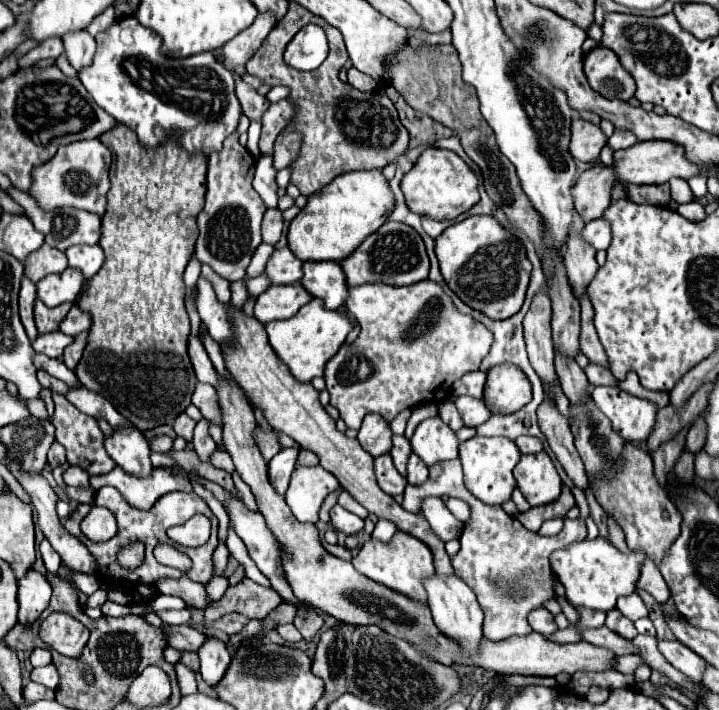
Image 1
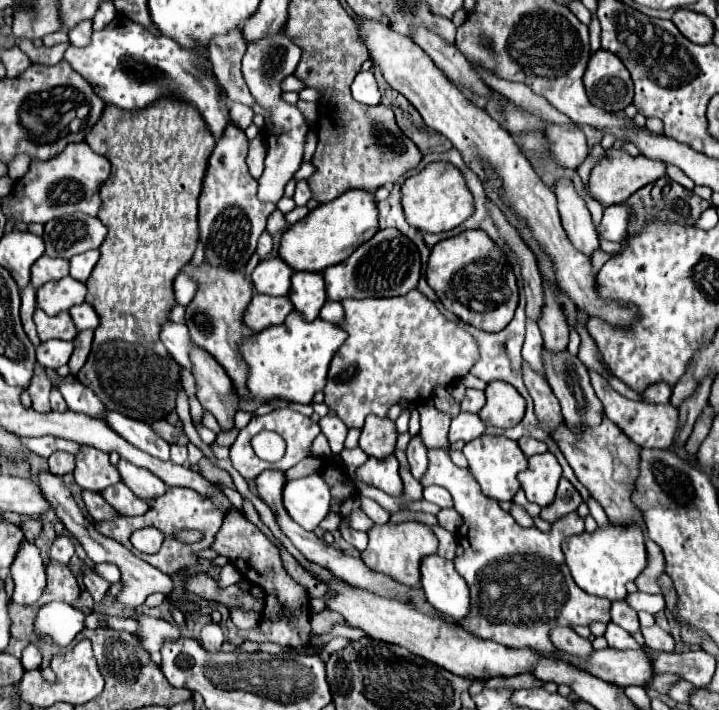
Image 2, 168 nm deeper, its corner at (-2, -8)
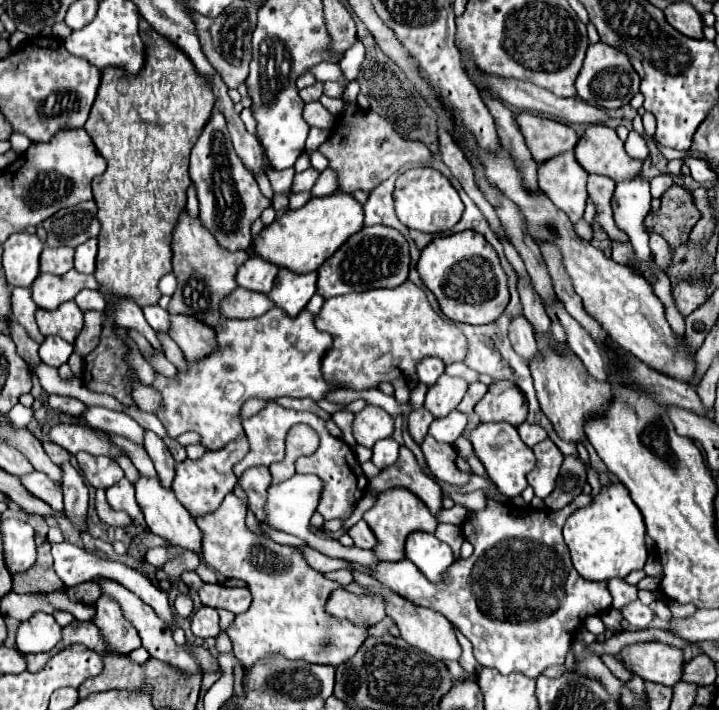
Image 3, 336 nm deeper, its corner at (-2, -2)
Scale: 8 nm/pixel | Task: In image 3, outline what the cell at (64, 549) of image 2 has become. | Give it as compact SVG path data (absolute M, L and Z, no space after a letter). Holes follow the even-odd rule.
M69 461L63 463L61 469L63 469L61 487L63 487L63 495L65 495L65 513L69 515L75 529L79 529L87 519L89 491L85 487L81 473Z

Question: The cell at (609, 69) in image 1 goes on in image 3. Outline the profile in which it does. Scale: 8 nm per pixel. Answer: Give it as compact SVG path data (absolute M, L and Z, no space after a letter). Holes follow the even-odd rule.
M595 43L595 45L589 45L587 49L587 57L583 61L583 67L575 85L577 85L579 99L587 103L595 103L597 107L603 107L603 109L619 109L627 105L631 97L639 91L639 75L623 51L609 47L605 43Z

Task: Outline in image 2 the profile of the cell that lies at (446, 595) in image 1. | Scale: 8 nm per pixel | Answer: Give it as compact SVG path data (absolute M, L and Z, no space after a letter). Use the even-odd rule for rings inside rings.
M429 555L421 561L421 585L427 601L443 615L463 621L469 615L469 587L455 571L453 561Z

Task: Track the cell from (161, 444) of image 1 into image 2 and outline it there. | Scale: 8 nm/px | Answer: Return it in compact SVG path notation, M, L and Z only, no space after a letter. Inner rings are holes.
M107 411L107 413L103 413L101 419L131 445L139 447L141 451L145 451L161 461L169 461L169 443L163 441L147 423L129 419L117 411Z

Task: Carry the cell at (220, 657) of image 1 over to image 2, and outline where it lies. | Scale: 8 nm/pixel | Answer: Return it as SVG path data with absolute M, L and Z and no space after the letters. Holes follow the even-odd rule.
M209 623L209 625L203 627L203 631L201 631L201 645L203 645L203 649L207 653L217 653L221 649L223 641L225 641L223 639L223 631L221 631L221 627L217 623Z

